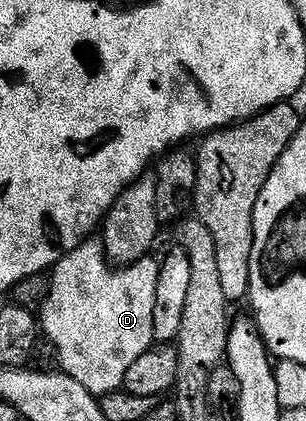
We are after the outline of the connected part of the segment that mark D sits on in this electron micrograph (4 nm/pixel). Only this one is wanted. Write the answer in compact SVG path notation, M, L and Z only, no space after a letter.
M88 238L50 269L51 289L41 305L42 335L51 339L63 363L62 371L96 398L120 391L129 366L156 343L153 301L157 298L159 265L158 259L148 258L113 270L102 243Z

